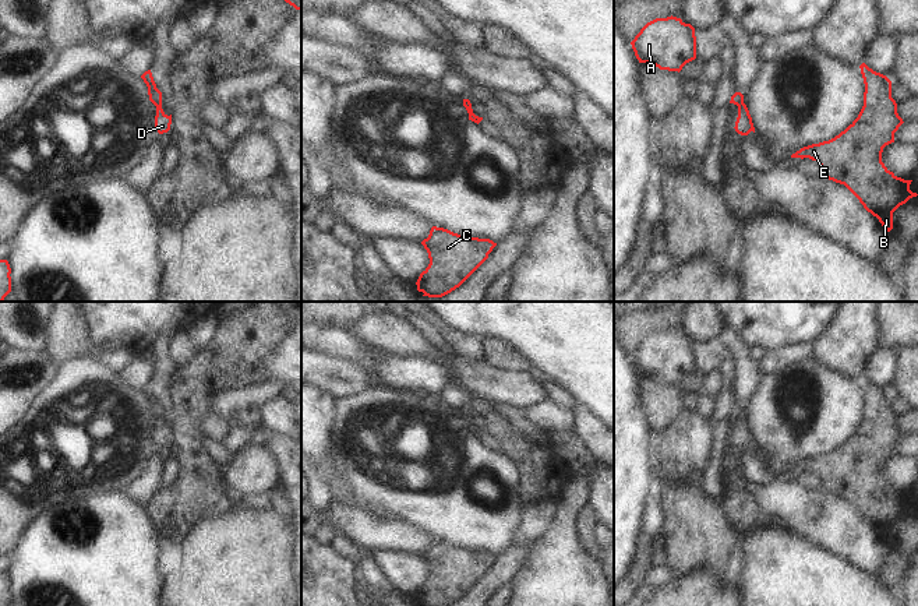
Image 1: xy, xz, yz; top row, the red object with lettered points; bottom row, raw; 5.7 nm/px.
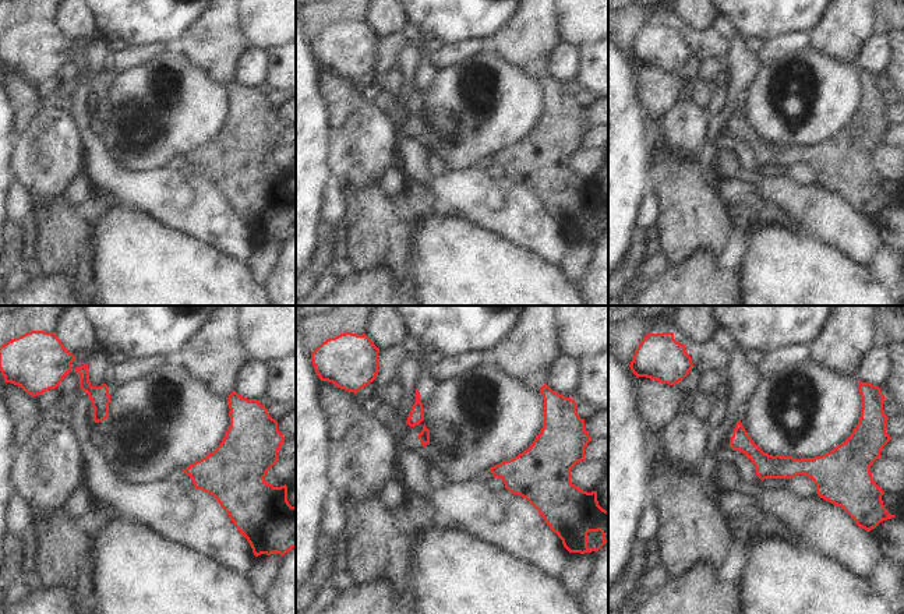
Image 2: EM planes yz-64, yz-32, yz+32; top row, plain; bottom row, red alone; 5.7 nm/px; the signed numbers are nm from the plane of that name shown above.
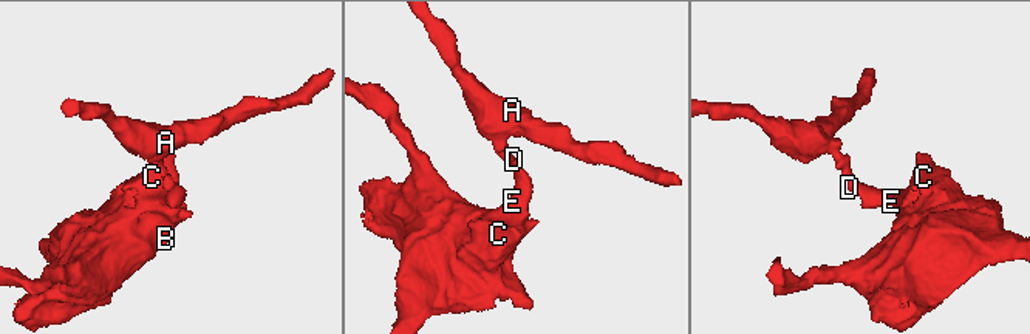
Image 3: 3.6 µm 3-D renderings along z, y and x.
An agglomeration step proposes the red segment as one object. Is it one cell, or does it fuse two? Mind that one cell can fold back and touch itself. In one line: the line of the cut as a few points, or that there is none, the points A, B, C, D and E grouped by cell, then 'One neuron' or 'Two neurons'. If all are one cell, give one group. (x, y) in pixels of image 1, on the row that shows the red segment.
Split along xy (161, 105), (156, 108). Groups: A / B C D E. Two neurons

